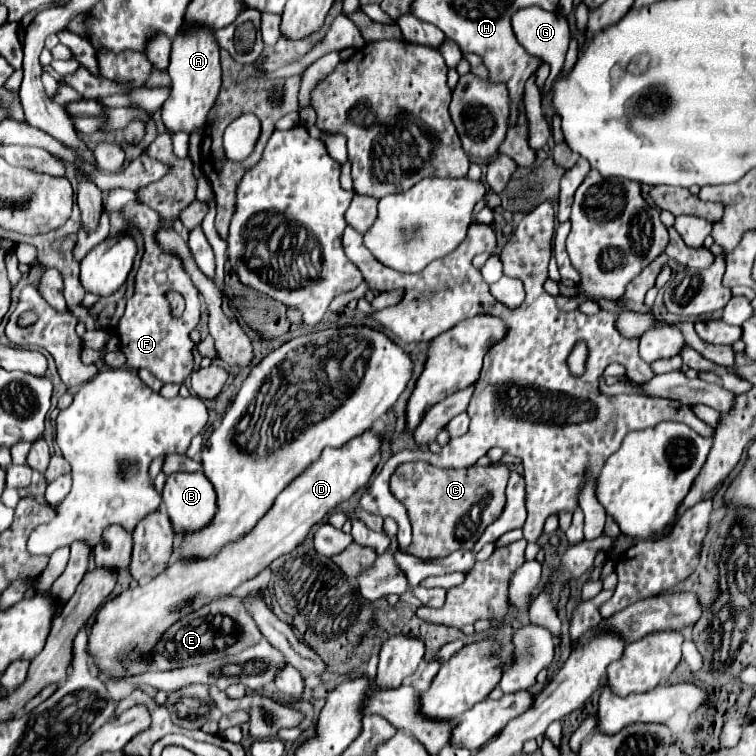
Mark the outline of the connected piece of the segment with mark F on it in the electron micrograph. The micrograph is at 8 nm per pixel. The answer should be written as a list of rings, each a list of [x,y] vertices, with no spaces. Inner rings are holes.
[[[138,200],[126,204],[124,215],[129,222],[139,227],[143,241],[145,241],[145,253],[135,277],[135,293],[131,299],[127,299],[125,313],[121,317],[121,351],[127,357],[127,367],[131,371],[149,369],[161,383],[183,383],[191,371],[193,371],[193,351],[195,343],[189,337],[189,329],[193,331],[199,323],[199,291],[195,289],[191,277],[183,269],[183,263],[177,255],[171,255],[163,251],[157,241],[155,233],[161,225],[159,215]],[[167,291],[179,291],[187,301],[187,315],[181,319],[175,319],[169,311],[169,303],[165,299]]]

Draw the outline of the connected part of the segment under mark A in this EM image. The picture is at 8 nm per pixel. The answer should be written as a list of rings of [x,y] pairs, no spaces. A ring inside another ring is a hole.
[[[193,29],[179,33],[173,39],[171,47],[171,63],[167,67],[171,77],[171,95],[161,107],[161,119],[165,127],[171,133],[193,133],[199,129],[205,129],[209,111],[213,103],[217,101],[217,95],[221,91],[221,63],[219,63],[219,47],[215,43],[213,31],[205,29]]]

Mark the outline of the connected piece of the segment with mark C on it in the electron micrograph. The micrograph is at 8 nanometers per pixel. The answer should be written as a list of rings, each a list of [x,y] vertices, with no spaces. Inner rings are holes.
[[[417,461],[397,467],[391,477],[391,491],[407,507],[413,525],[413,543],[407,551],[421,559],[437,559],[457,549],[473,549],[485,527],[505,509],[509,473],[507,465],[439,469]]]

